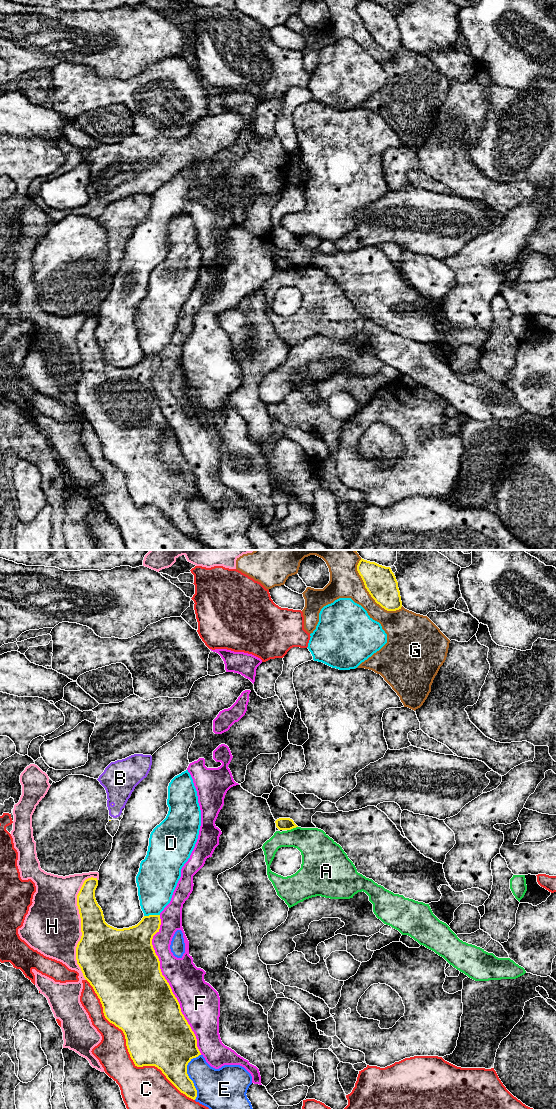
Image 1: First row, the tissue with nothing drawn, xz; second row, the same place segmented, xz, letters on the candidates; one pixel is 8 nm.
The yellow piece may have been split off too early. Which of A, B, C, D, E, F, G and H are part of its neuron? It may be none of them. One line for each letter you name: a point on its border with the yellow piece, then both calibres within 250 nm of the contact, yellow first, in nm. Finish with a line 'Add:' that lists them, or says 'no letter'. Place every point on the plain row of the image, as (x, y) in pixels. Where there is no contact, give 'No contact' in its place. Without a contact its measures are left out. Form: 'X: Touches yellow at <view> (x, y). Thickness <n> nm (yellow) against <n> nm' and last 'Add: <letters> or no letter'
B: No contact
Add: B

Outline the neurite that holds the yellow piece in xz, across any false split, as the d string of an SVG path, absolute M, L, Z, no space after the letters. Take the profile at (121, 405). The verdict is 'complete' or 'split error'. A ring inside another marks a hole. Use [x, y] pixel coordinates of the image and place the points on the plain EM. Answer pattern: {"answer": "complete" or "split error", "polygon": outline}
{"answer": "complete", "polygon": "M88 318L77 335L82 372L76 387L77 404L100 439L105 458L123 471L135 506L157 507L181 533L195 540L197 530L187 514L187 505L201 493L196 476L162 415L152 385L153 376L160 369L160 355L144 356L137 365L129 368L114 368L105 362L96 341L97 326L97 318Z"}

